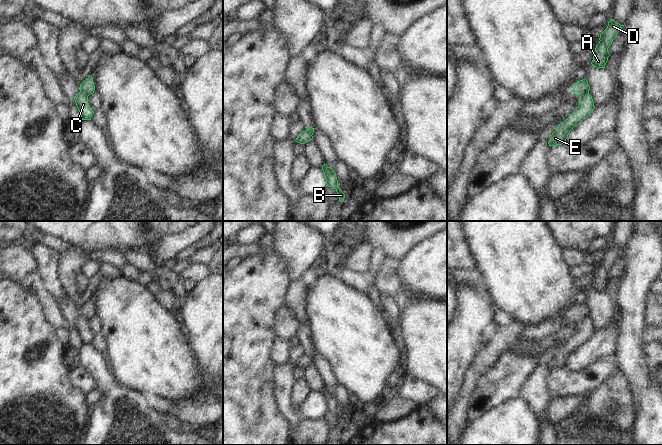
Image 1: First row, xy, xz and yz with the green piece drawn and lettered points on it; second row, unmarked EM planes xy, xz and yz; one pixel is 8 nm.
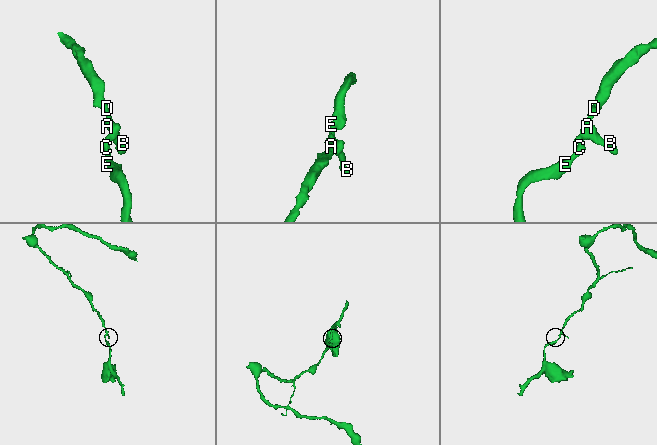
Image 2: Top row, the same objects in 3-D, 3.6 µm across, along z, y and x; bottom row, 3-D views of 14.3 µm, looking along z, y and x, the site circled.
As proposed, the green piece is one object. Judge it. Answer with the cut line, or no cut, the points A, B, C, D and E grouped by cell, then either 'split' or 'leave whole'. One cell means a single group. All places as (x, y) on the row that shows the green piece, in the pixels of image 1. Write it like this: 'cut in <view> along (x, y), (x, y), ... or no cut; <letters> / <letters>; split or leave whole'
cut in yz along (588, 91), (580, 97); A B D / C E; split

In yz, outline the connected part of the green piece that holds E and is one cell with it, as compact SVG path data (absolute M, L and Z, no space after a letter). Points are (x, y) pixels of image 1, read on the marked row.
M586 92L580 97L580 103L574 112L552 133L548 142L549 146L562 145L566 143L566 139L570 131L576 127L581 121L586 119L595 109L592 96Z

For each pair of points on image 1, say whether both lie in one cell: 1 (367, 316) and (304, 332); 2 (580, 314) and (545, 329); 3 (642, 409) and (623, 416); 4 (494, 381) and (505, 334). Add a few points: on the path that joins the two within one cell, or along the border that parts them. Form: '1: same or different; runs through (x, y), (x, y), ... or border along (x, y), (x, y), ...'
1: different; border along (307, 319), (311, 346)
2: same; runs through (571, 318), (554, 325)
3: different; border along (630, 389), (634, 426)
4: different; border along (516, 343), (482, 375)

